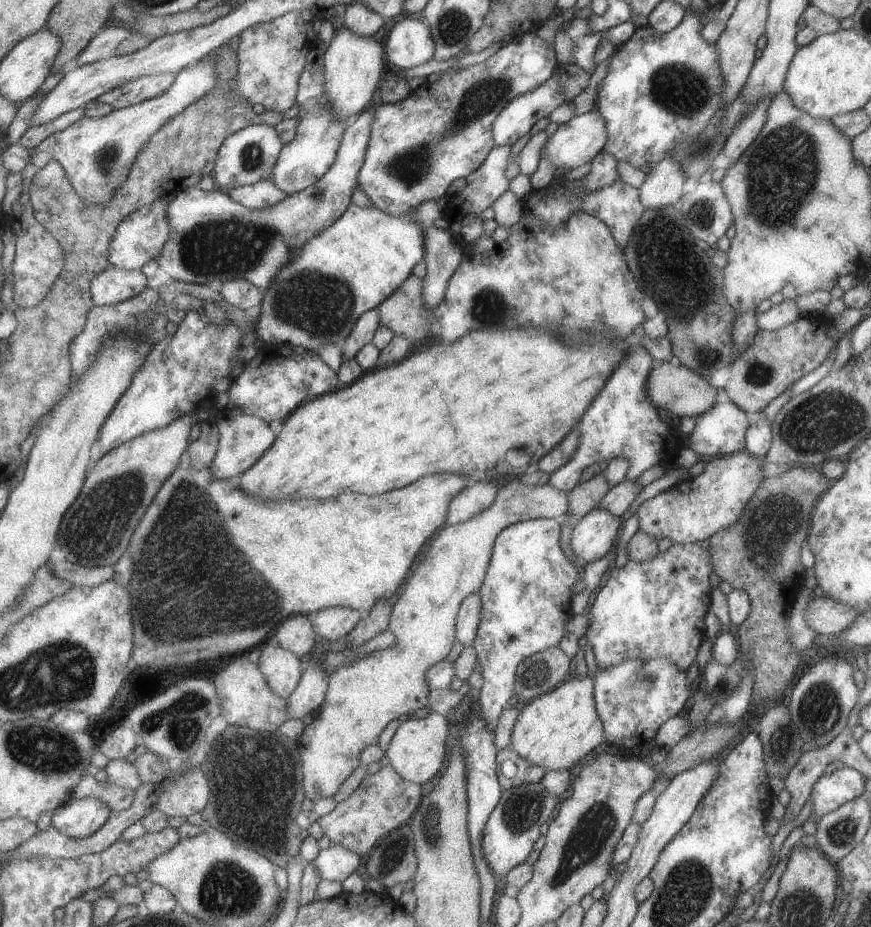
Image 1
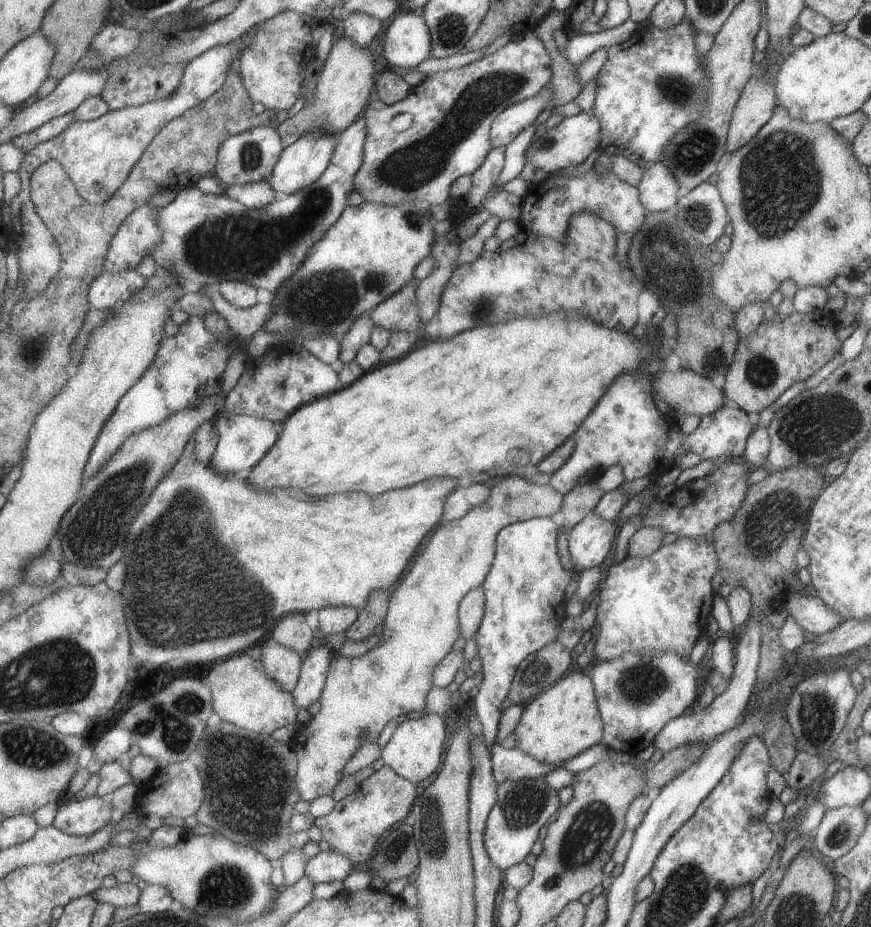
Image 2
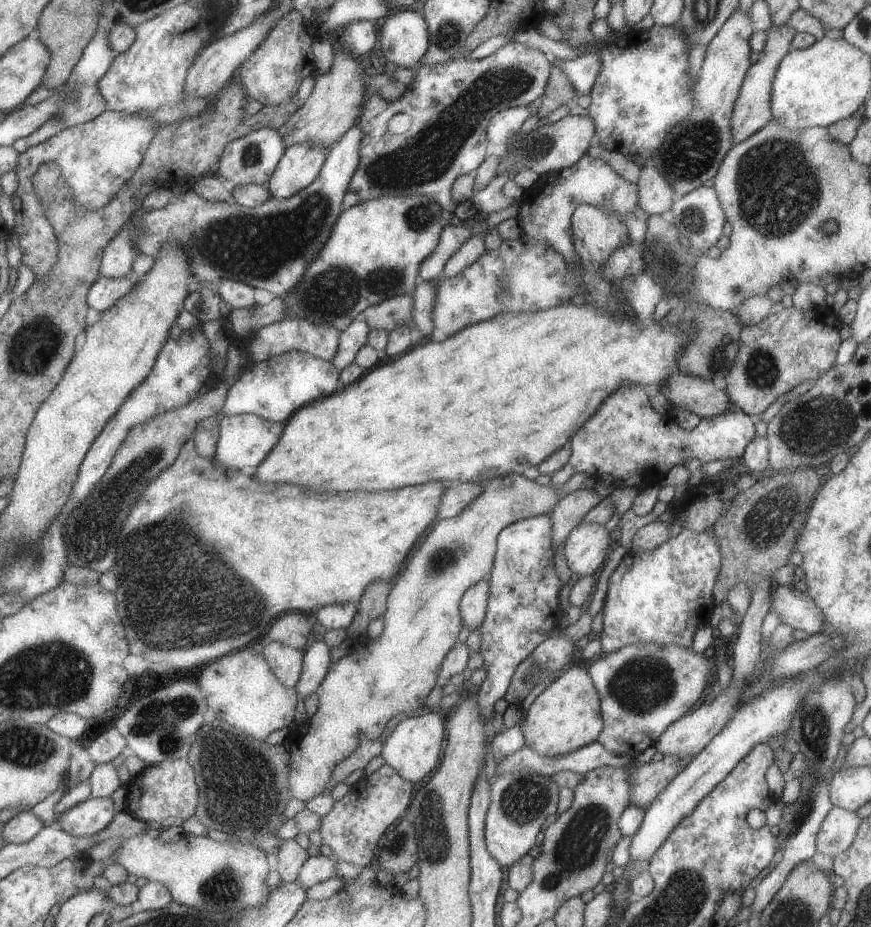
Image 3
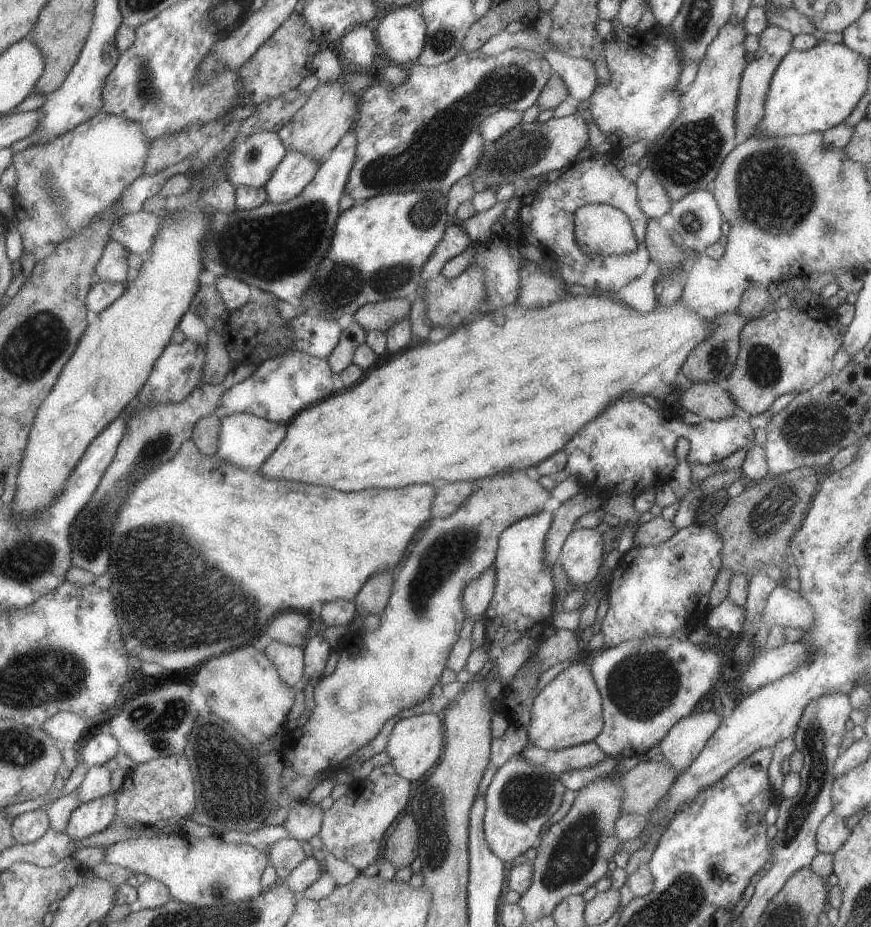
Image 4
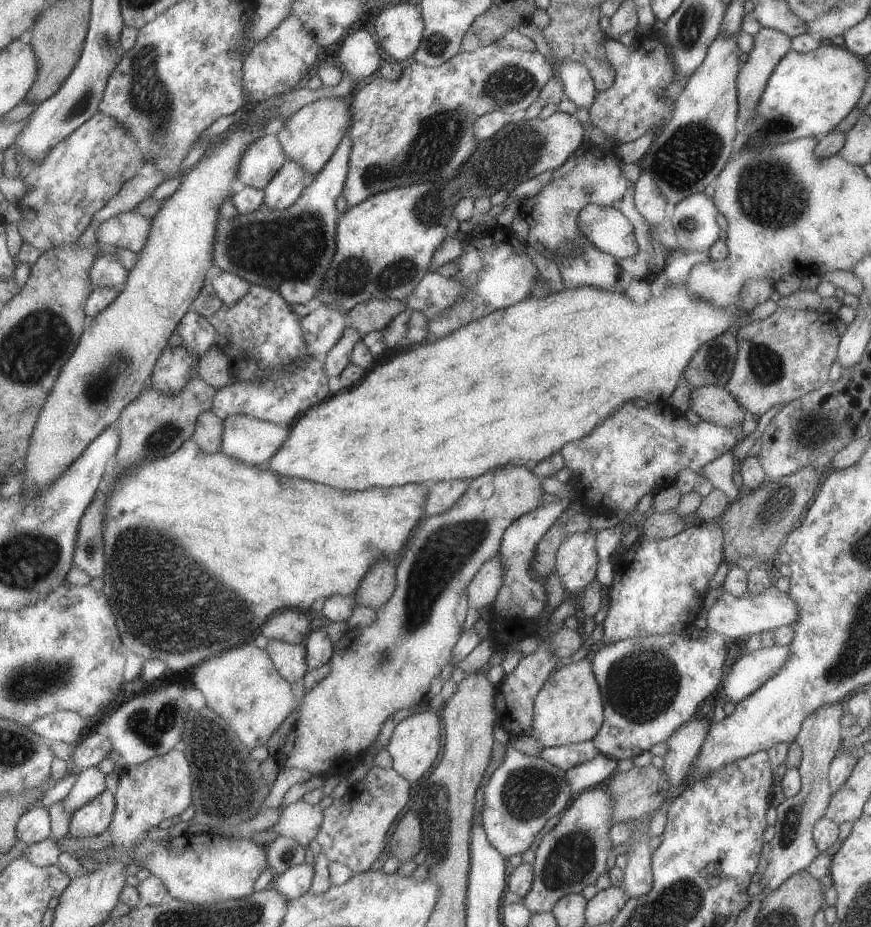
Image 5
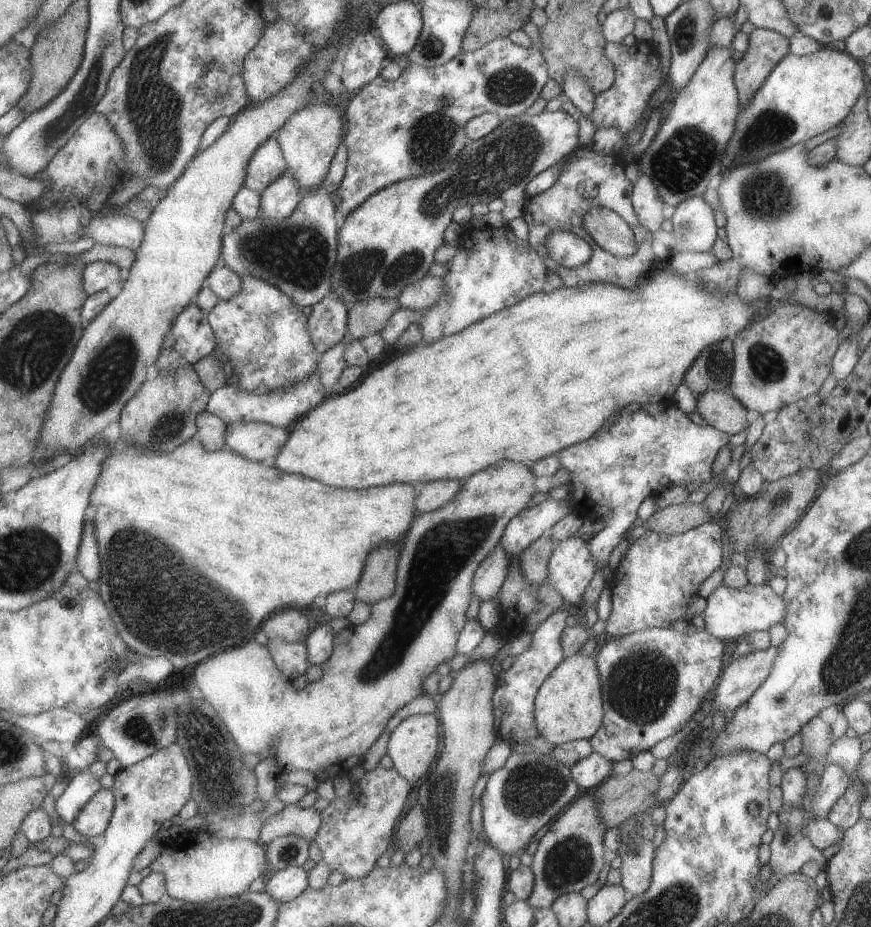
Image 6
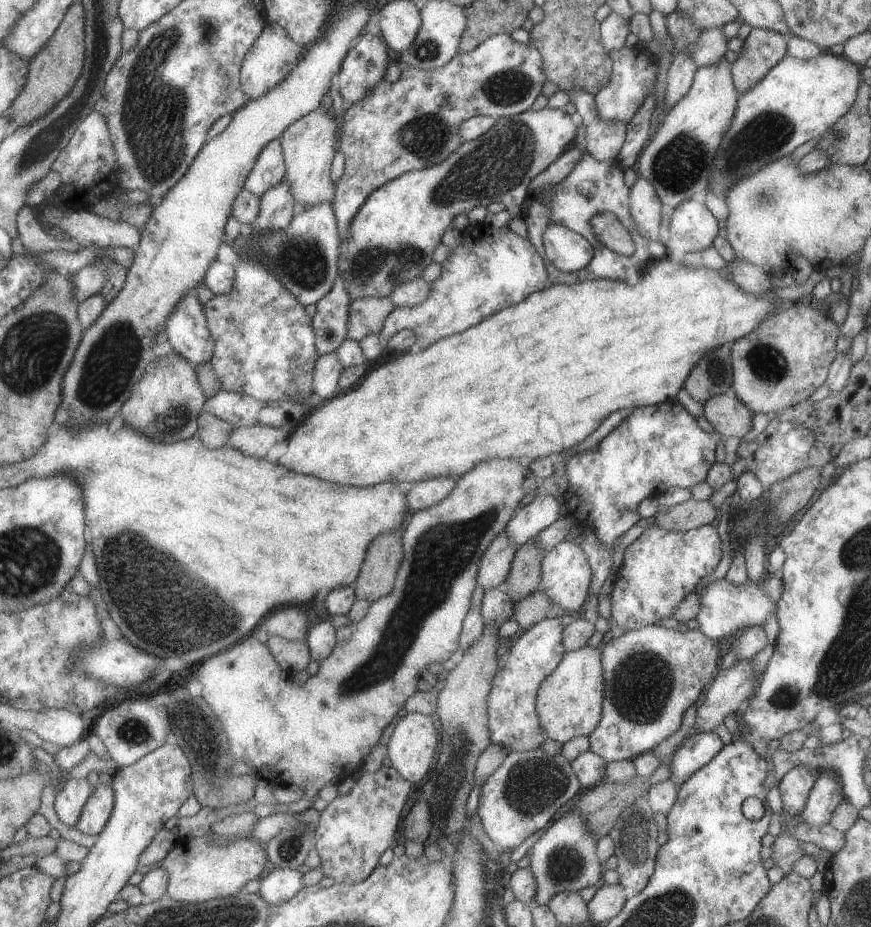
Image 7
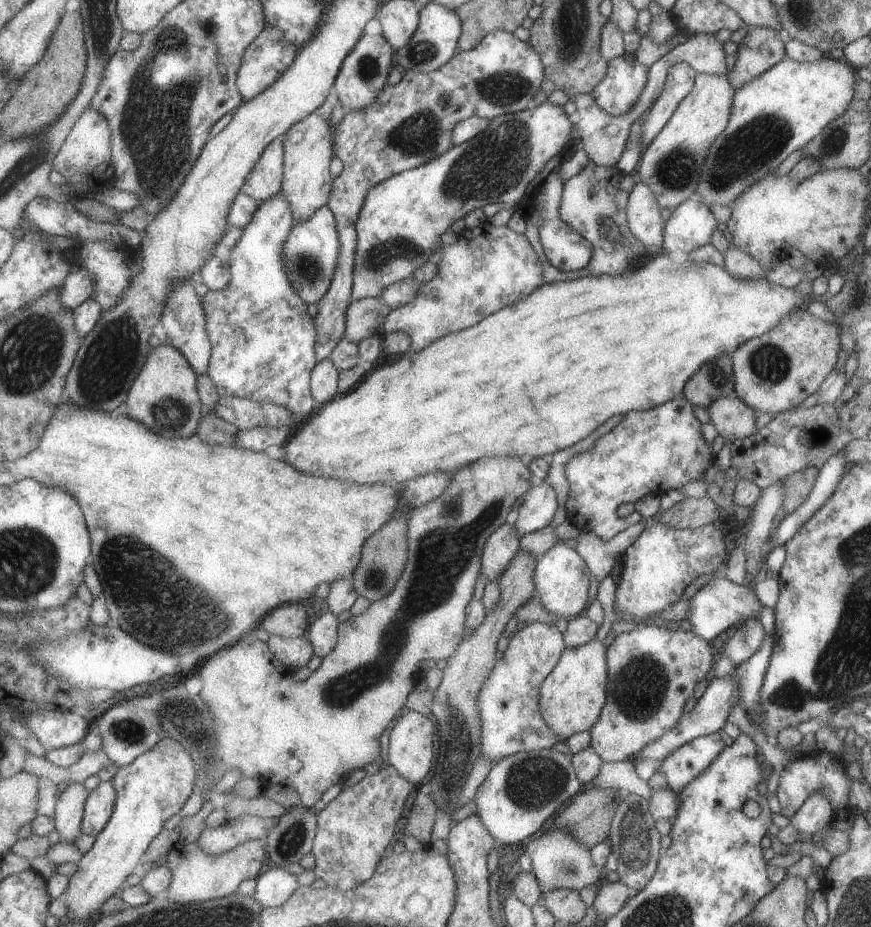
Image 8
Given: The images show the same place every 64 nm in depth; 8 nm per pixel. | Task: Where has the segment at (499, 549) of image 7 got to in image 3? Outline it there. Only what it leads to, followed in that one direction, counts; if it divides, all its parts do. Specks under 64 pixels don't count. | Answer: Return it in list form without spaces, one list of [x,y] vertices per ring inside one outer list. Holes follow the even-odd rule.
[[[490,576],[471,587],[462,598],[460,606],[464,626],[469,632],[479,629],[486,619],[490,597]]]

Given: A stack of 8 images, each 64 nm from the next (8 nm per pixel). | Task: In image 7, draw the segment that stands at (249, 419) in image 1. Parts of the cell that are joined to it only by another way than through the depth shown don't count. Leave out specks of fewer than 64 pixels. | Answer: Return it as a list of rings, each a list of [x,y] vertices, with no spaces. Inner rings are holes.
[[[253,425],[250,427],[236,427],[230,434],[229,446],[244,452],[252,457],[265,459],[269,450],[288,439],[290,432],[287,429],[275,428],[269,425]]]

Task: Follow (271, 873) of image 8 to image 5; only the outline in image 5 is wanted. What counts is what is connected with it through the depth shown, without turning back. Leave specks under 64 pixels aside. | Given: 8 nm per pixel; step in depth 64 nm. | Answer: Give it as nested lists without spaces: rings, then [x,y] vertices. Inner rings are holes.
[[[303,863],[286,870],[285,874],[278,875],[271,885],[279,889],[289,900],[301,898],[313,884],[316,875],[313,865]]]

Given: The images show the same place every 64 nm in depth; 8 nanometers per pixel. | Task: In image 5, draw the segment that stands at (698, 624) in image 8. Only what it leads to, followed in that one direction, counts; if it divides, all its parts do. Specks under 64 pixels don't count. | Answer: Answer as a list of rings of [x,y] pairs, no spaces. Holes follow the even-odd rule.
[[[771,585],[763,592],[751,595],[749,592],[734,597],[724,590],[717,601],[706,612],[706,626],[709,631],[725,638],[743,641],[757,632],[774,630],[779,626],[792,625],[799,616],[796,602],[787,594]]]

